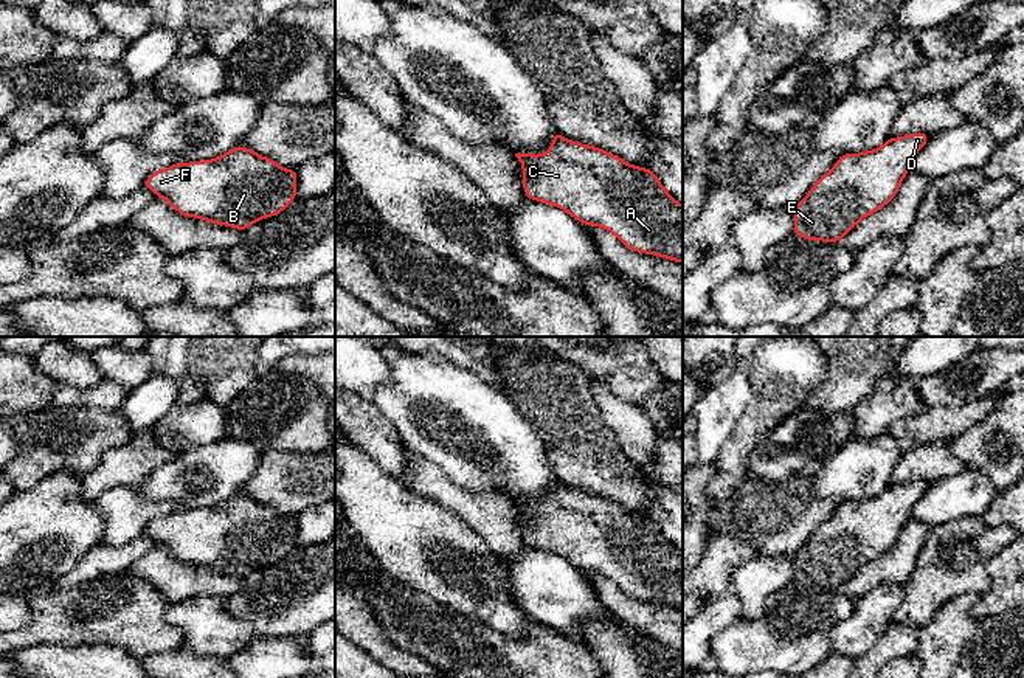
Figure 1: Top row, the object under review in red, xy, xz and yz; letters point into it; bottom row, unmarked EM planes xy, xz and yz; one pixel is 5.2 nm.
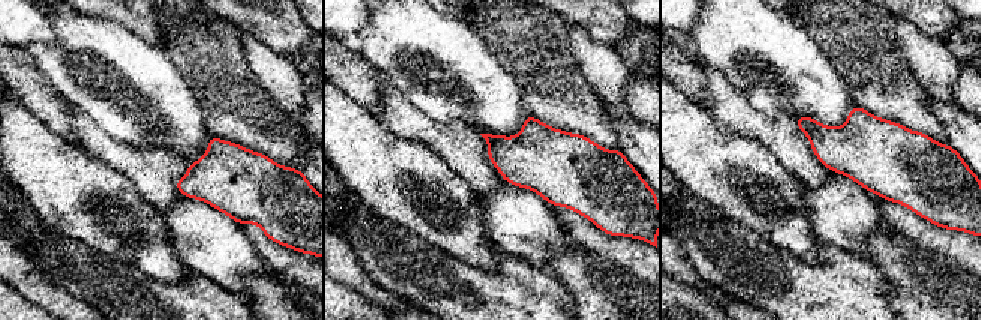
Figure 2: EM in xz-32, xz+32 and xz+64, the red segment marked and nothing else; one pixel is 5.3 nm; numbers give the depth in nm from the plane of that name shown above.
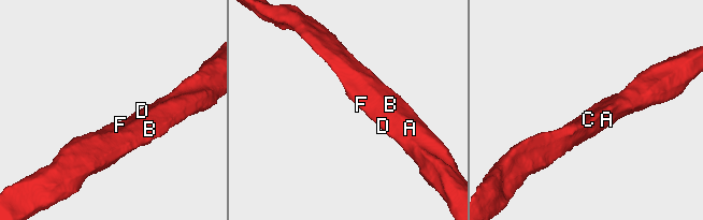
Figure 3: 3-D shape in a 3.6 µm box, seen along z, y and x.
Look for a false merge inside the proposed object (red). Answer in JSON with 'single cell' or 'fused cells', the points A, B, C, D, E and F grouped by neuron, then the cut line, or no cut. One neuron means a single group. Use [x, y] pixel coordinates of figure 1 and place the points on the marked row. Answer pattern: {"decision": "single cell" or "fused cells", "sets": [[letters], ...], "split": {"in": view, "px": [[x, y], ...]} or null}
{"decision": "single cell", "sets": [["A", "B", "C", "D", "E", "F"]], "split": null}

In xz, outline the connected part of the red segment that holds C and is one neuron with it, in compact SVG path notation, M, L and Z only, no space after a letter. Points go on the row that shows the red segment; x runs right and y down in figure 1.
M559 132L552 135L552 144L545 154L515 154L515 157L523 166L526 199L554 205L583 225L604 228L614 234L622 245L631 251L683 264L683 205L669 194L659 183L656 174L649 168L628 164L614 154L596 146L571 141L563 138Z

